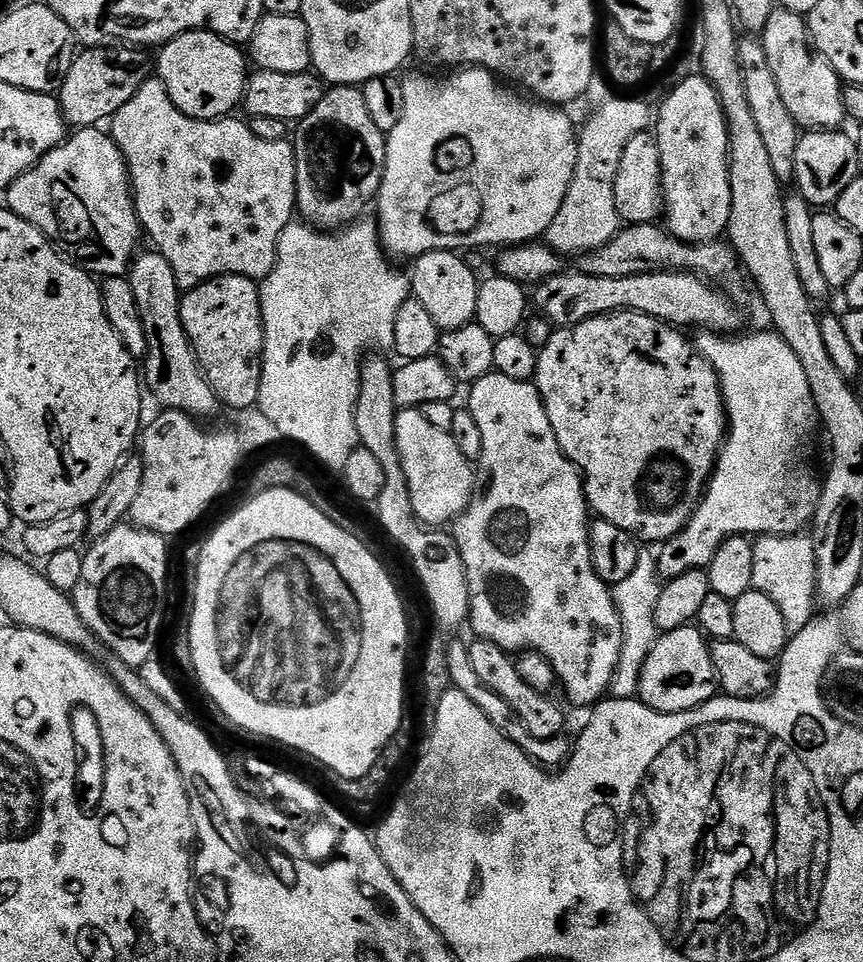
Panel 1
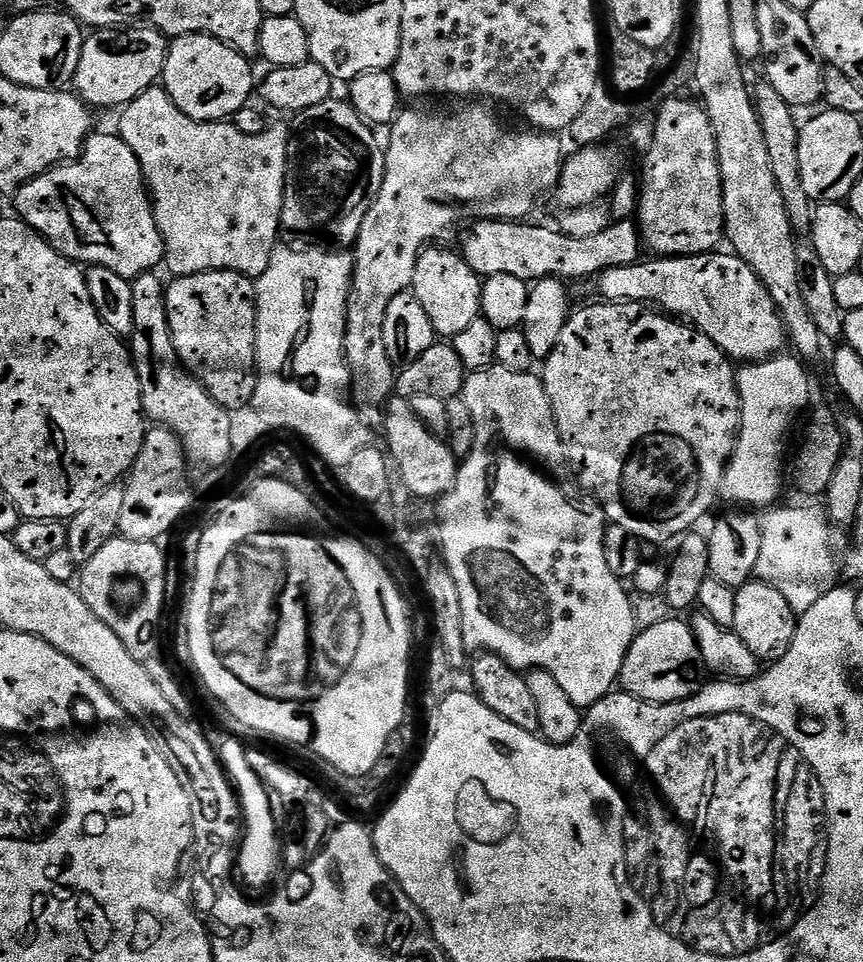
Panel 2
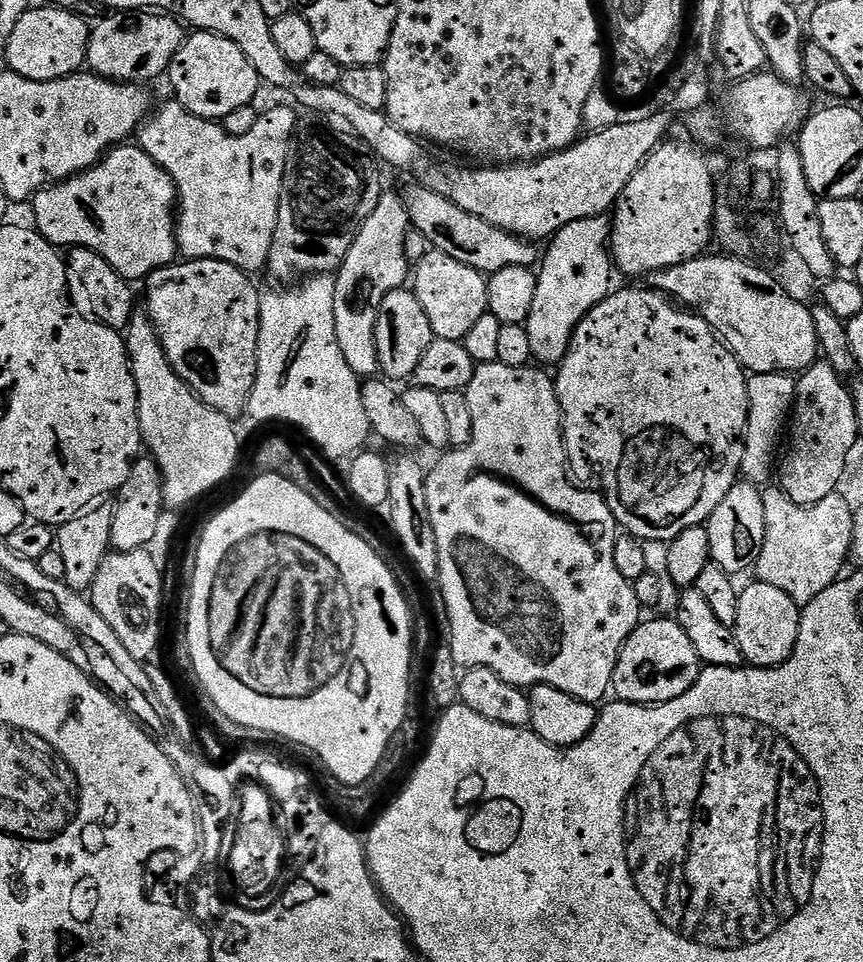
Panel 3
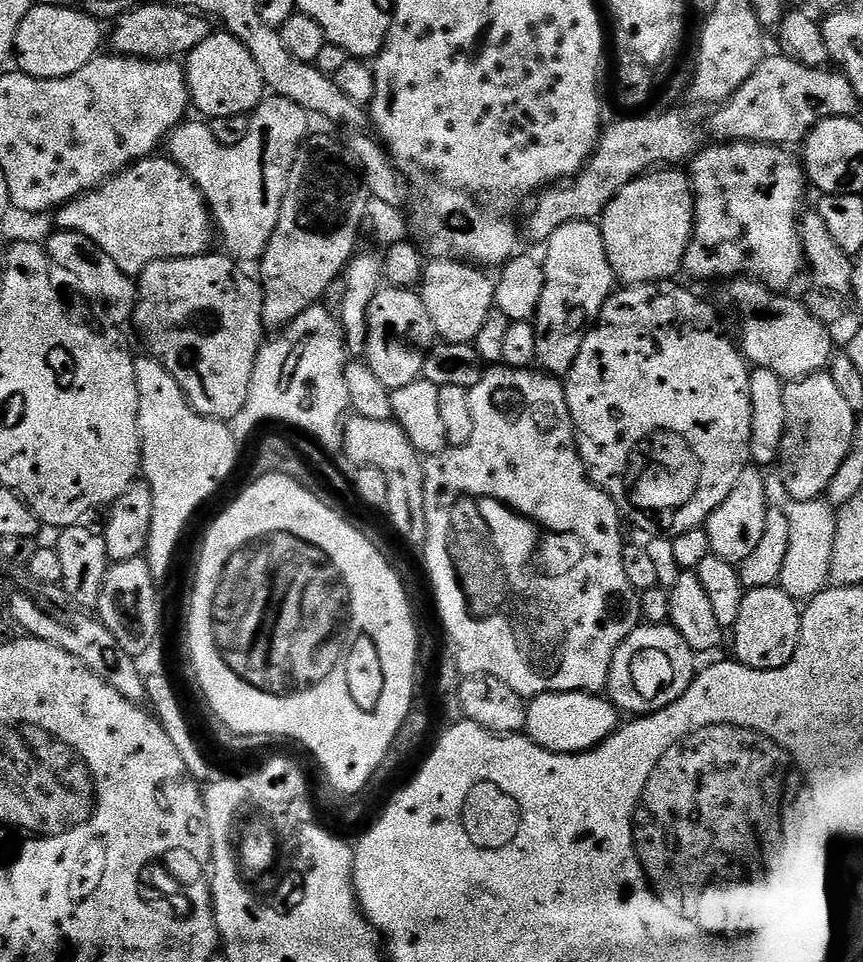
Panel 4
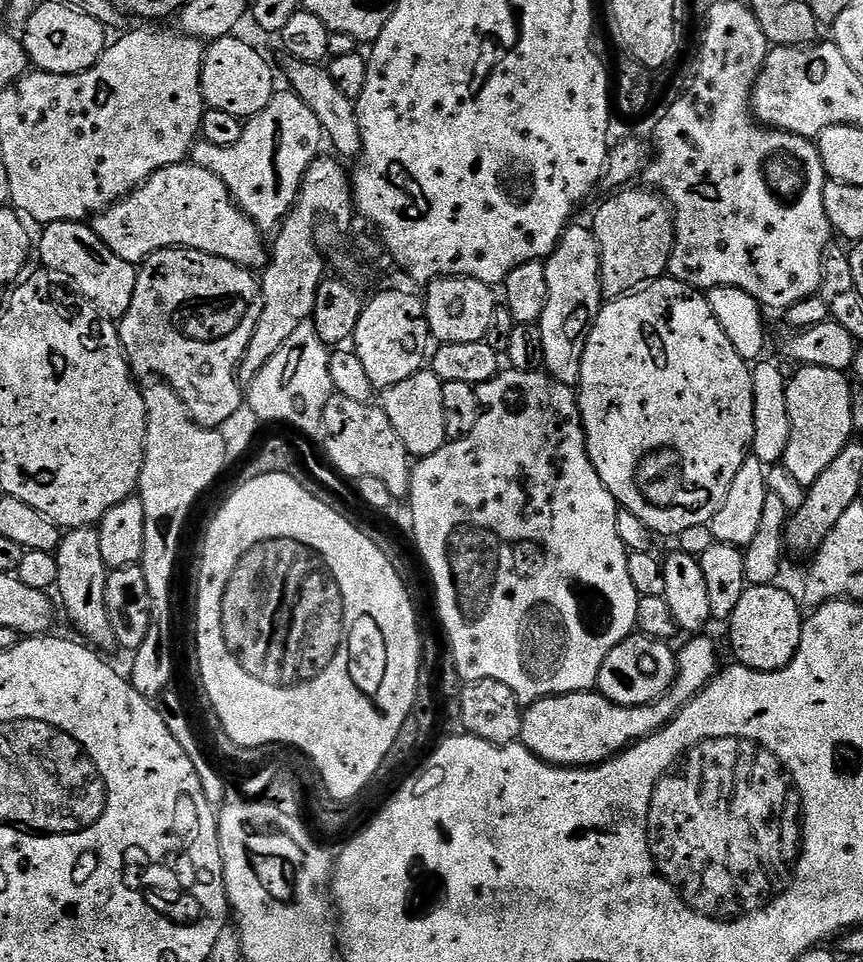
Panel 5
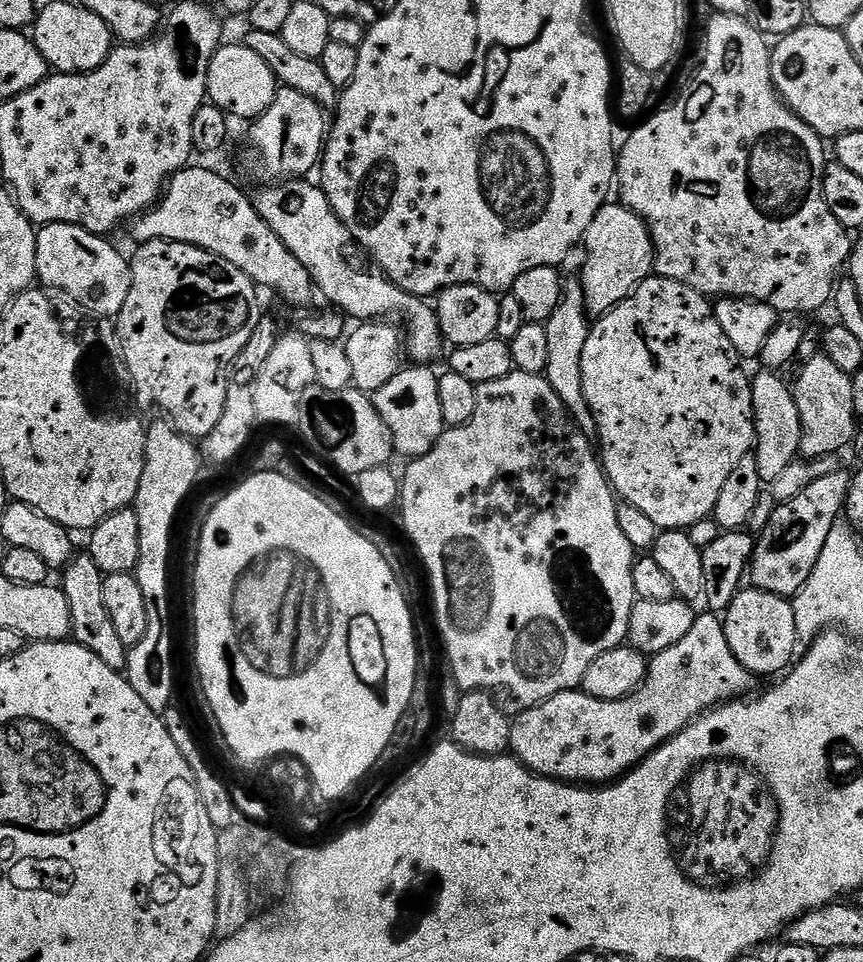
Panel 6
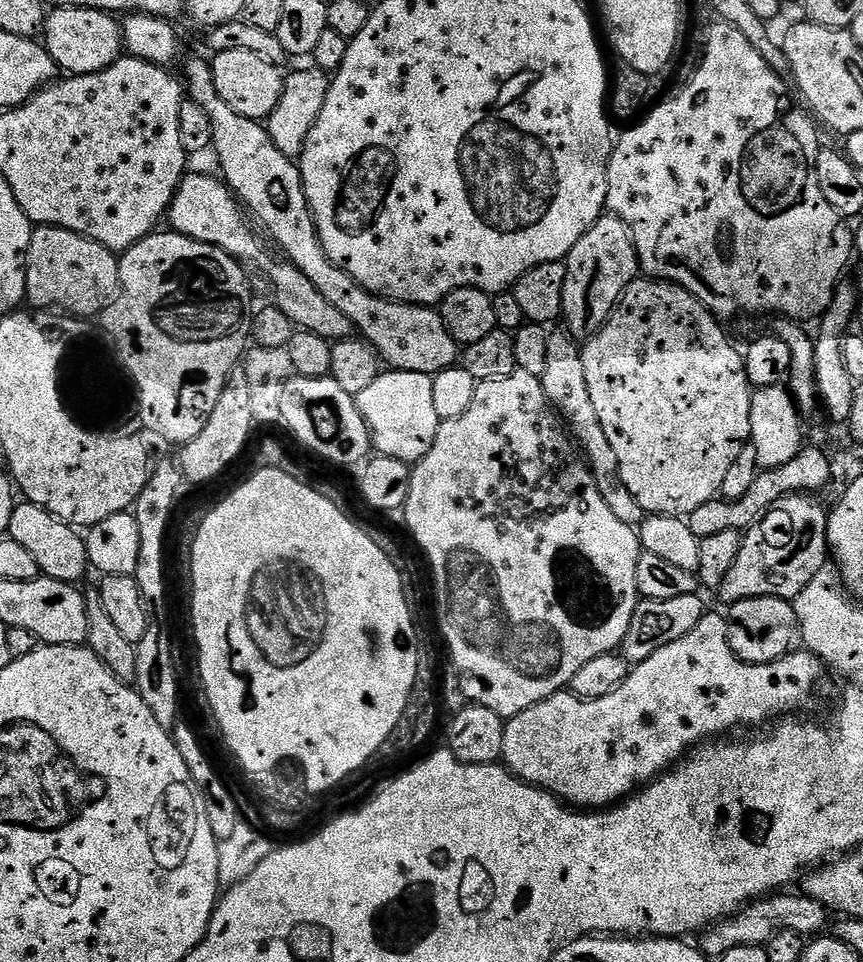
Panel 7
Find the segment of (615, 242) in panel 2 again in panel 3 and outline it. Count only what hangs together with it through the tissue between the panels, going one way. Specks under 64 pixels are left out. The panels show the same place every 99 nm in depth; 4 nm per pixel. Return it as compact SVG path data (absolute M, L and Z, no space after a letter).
M415 187L403 193L404 207L408 210L411 227L415 231L417 228L432 243L429 245L435 251L450 254L450 258L458 258L458 262L485 274L497 272L506 266L527 268L537 263L537 245L533 241L523 240L498 226L490 226L490 222L482 222L482 218L454 206L429 188Z

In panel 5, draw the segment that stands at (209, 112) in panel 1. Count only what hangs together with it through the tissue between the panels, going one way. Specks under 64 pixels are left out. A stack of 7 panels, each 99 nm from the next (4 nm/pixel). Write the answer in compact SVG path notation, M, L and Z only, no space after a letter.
M231 34L207 45L200 75L200 93L204 95L204 103L208 108L226 110L226 114L241 118L251 118L271 102L278 85L272 77L271 66L246 41L235 38Z

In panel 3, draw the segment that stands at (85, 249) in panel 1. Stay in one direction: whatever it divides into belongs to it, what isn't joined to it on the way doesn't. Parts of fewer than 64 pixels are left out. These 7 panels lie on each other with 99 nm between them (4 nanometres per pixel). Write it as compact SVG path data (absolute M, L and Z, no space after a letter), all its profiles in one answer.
M125 142L113 147L112 151L105 154L103 160L98 161L94 167L87 168L79 176L71 176L70 179L63 180L61 184L51 184L49 188L42 189L41 192L32 197L30 207L32 207L32 216L36 219L34 221L36 231L49 240L50 243L56 245L57 249L85 248L86 250L94 250L102 259L110 262L110 266L123 280L137 282L136 280L141 279L140 281L143 281L151 276L153 272L157 272L160 268L168 267L169 264L177 259L176 222L178 219L178 201L176 199L176 187L170 178L170 174L166 174L166 170L162 166L158 166L154 162L154 158L150 158L150 154L143 152L135 143Z

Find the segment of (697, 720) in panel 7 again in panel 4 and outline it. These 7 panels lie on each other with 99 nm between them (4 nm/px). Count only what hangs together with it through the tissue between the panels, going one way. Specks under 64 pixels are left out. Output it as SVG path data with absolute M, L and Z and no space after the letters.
M547 692L527 701L526 735L551 752L590 752L611 736L622 723L621 713L611 700L591 692Z

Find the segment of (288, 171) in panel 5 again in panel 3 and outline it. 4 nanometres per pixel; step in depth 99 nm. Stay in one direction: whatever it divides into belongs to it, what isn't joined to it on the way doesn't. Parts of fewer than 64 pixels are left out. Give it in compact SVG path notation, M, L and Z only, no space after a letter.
M169 102L169 104L164 104L159 108L160 105L140 125L138 129L138 146L143 152L150 154L150 158L154 158L154 162L158 166L162 166L166 170L166 174L170 174L170 178L176 187L176 199L178 201L176 246L179 255L184 260L221 260L222 262L230 262L230 266L240 268L249 274L256 274L259 268L263 269L267 265L270 246L274 242L274 230L278 222L278 206L280 205L280 195L284 185L284 171L288 165L290 145L293 143L294 133L298 128L295 114L288 108L272 108L265 116L264 113L257 115L256 125L254 130L250 130L250 134L231 136L226 134L226 130L219 123L203 120L201 116L195 116L193 112L188 112L181 104Z

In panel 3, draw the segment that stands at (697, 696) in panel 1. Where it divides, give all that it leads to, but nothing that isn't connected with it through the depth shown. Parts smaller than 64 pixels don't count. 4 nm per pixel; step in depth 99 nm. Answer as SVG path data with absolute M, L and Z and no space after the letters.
M674 618L653 619L636 625L616 660L611 691L615 699L625 700L627 704L651 706L670 702L686 694L702 671L698 654L679 622Z

